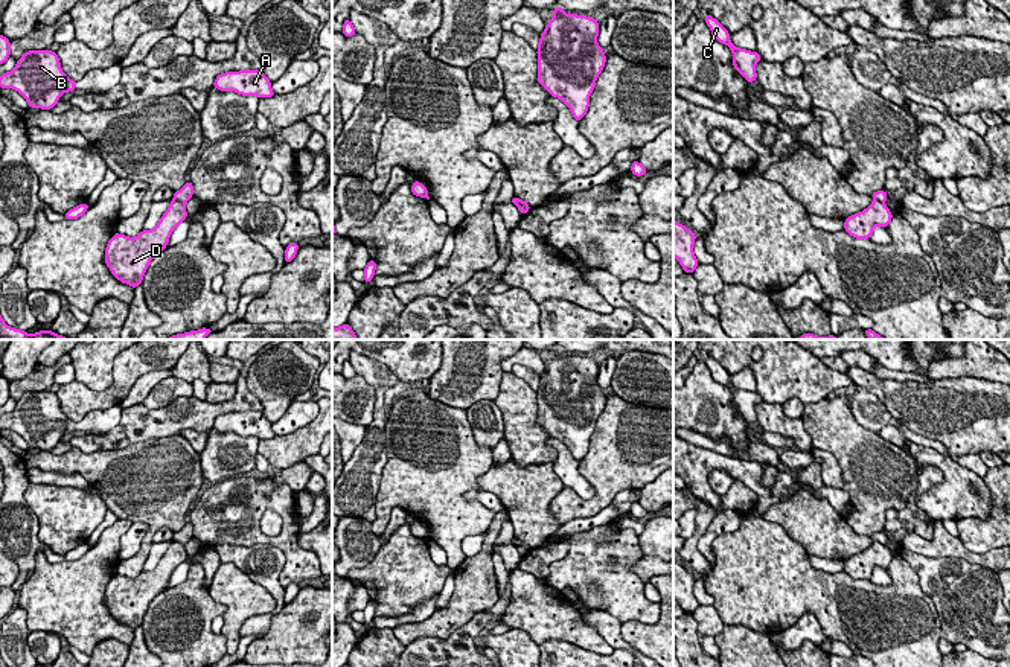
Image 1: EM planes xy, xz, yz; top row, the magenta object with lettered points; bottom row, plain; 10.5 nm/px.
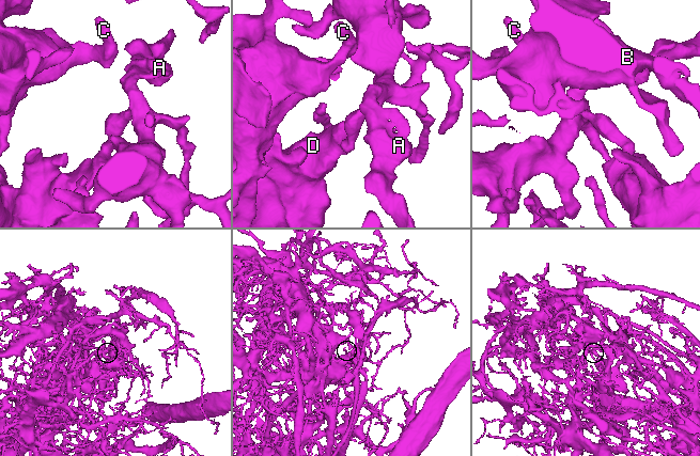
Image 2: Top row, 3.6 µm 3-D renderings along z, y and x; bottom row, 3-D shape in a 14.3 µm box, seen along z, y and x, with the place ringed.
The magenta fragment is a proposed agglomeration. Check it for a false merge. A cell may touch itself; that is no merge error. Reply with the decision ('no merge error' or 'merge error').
merge error

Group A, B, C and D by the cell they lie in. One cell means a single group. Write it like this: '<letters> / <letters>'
A B C / D

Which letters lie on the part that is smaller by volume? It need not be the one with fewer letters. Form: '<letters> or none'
D

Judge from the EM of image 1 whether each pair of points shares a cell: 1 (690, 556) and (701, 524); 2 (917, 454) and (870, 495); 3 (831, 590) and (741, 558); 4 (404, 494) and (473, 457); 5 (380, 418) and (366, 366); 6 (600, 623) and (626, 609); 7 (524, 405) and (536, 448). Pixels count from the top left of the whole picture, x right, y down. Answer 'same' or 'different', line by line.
1: same
2: different
3: same
4: same
5: same
6: different
7: same

